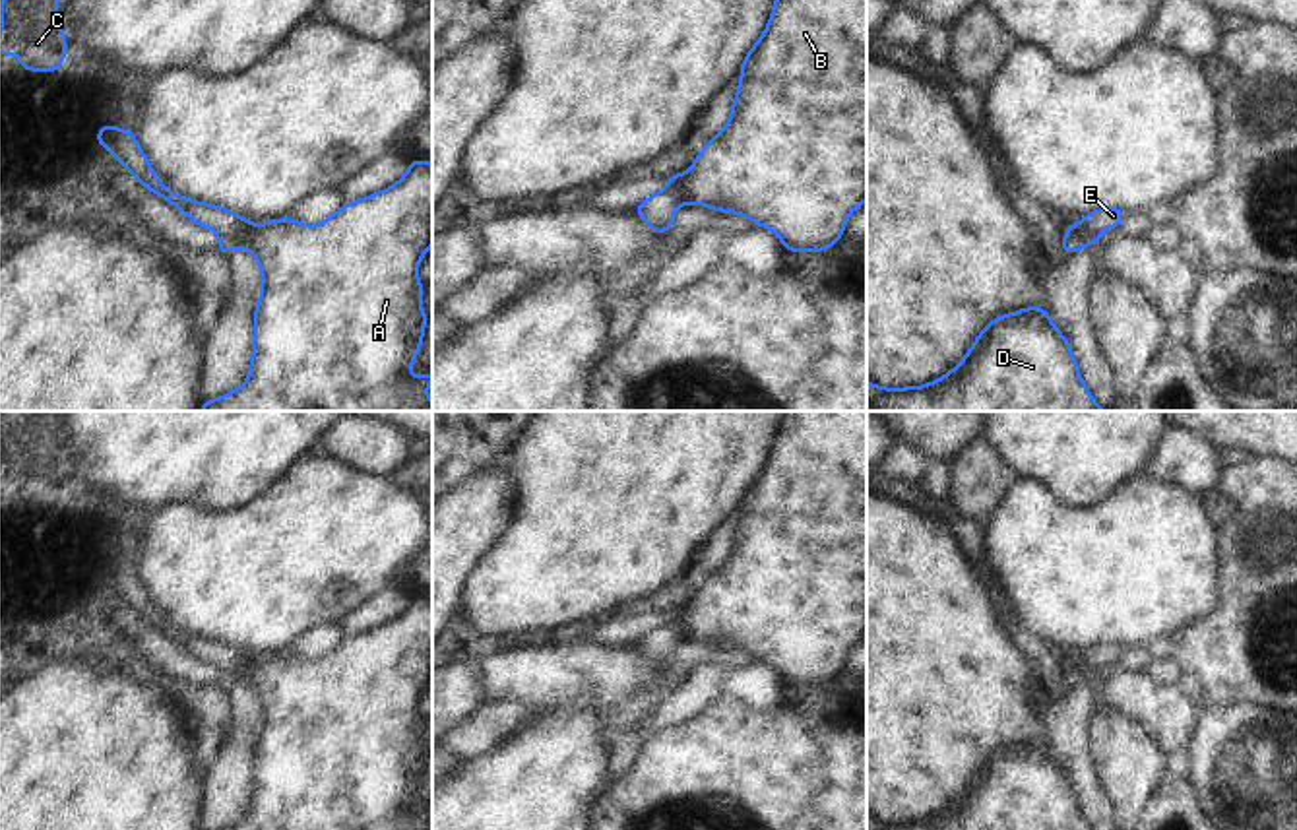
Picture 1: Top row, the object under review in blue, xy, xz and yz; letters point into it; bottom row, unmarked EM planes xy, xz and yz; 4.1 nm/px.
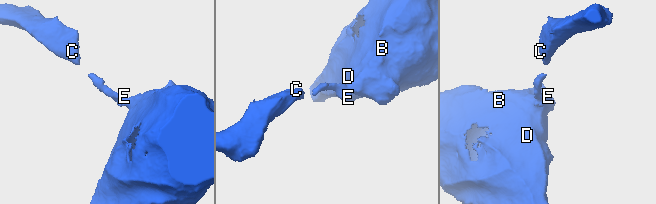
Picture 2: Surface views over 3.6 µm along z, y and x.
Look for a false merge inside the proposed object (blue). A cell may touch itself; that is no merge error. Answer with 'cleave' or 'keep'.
cleave

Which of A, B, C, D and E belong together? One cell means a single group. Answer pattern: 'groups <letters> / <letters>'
groups A B D / C E

